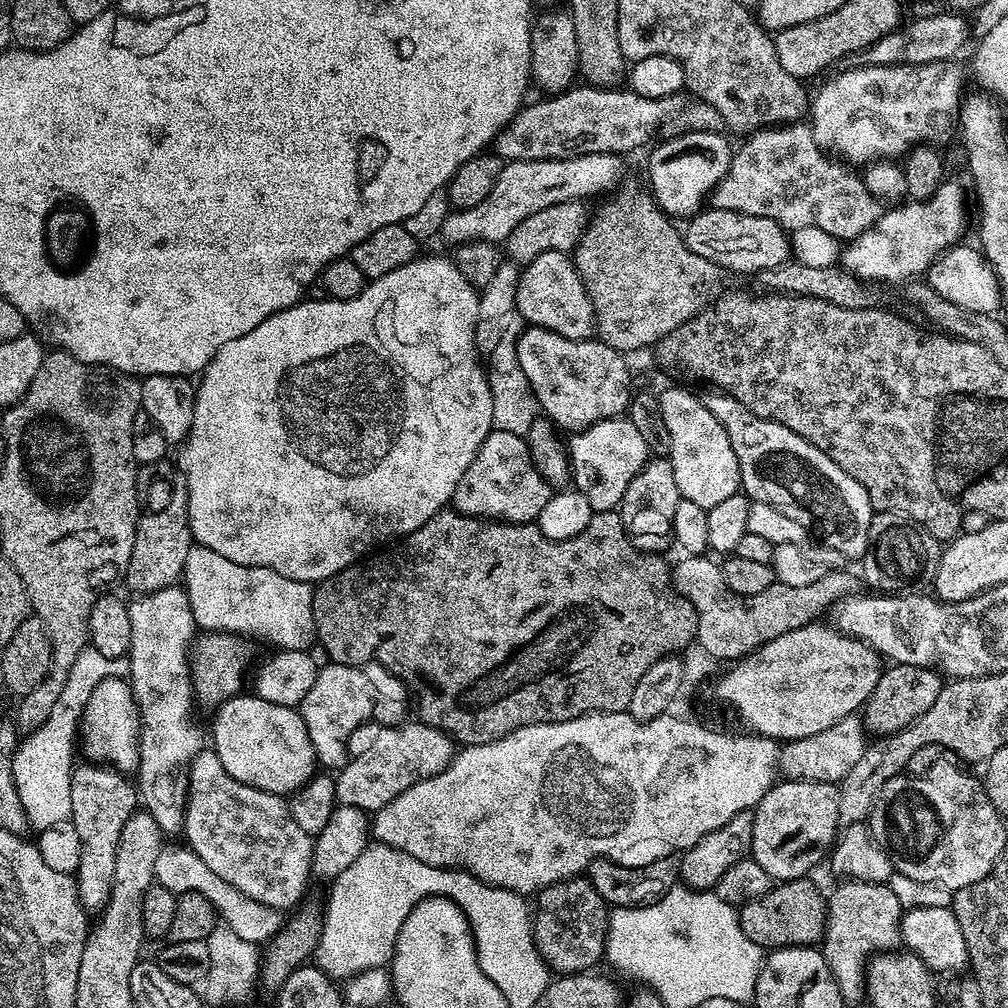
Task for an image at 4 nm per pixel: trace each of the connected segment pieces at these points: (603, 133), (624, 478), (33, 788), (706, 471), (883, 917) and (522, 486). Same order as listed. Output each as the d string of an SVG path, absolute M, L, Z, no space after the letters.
M573 86L567 92L540 98L537 104L525 103L516 116L502 129L492 141L490 148L495 155L505 162L521 160L565 160L582 154L629 154L640 148L659 128L663 129L668 121L686 107L683 95L666 98L642 98L642 94L618 88L594 88L591 86Z
M615 416L609 420L600 420L582 432L573 432L567 439L569 439L566 440L566 451L570 480L576 491L586 494L593 513L619 509L620 499L626 494L626 486L630 486L630 482L634 482L634 478L642 470L642 466L650 459L646 441L642 439L642 434L638 434L634 422L624 416Z
M90 646L82 650L82 654L78 654L78 658L74 658L74 664L70 666L70 672L66 678L66 682L62 686L62 694L58 697L58 702L50 712L50 716L33 732L25 735L17 746L16 753L11 753L12 774L16 783L18 798L22 800L22 806L26 812L26 818L29 825L33 829L39 830L46 826L54 826L57 822L66 822L71 820L70 814L70 786L72 785L72 769L74 767L74 759L72 760L72 742L77 741L78 725L81 723L84 715L84 707L90 698L90 694L94 690L94 686L98 682L110 678L111 676L119 676L121 678L128 676L127 659L121 658L111 660L102 654L98 654L98 650L94 650Z
M668 388L659 393L662 406L662 418L670 430L670 446L672 447L670 459L674 466L674 482L678 482L681 497L690 502L695 502L703 508L718 506L726 498L737 495L741 491L740 471L738 458L734 458L734 446L730 446L730 438L726 438L726 430L710 410L706 410L703 399L684 388Z
M839 881L840 885L826 896L826 926L822 941L824 964L830 966L833 982L838 986L841 1001L864 1004L866 1000L866 969L873 954L893 951L901 943L900 917L902 907L888 883Z
M494 430L488 435L486 442L482 442L474 462L470 462L470 470L462 474L462 482L458 482L450 504L455 511L464 516L479 516L485 520L499 520L505 524L530 524L538 514L542 514L542 506L550 502L553 491L553 485L547 482L536 468L527 439L518 434L510 434L506 430Z

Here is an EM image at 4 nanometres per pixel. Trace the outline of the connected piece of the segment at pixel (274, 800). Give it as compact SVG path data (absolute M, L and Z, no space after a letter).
M201 750L188 766L188 805L184 807L182 836L188 839L185 840L187 847L192 848L194 854L198 854L198 858L202 858L202 862L222 878L222 882L230 882L234 890L242 890L246 898L254 898L254 902L281 910L295 909L303 901L300 899L312 876L313 837L294 822L285 797L230 778L230 774L226 774L226 766L218 762L218 754L214 751Z

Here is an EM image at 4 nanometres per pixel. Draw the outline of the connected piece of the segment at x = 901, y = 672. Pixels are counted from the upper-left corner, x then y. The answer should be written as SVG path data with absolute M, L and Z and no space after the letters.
M892 664L881 671L876 689L870 694L870 698L864 703L862 719L864 727L873 737L889 736L914 722L930 706L934 704L934 698L943 690L945 681L941 673L934 668L922 666L910 666L909 664Z

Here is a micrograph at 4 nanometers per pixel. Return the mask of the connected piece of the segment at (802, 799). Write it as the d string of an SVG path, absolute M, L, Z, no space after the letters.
M787 778L781 779L779 782L773 784L772 788L760 799L759 804L755 809L756 817L754 818L754 830L752 831L752 850L750 853L751 859L758 862L758 866L762 866L762 870L766 870L766 874L772 876L773 881L783 882L785 880L802 880L809 875L808 871L819 862L820 859L829 855L830 849L836 842L838 829L841 827L838 822L838 788L835 784L819 784L813 780L789 780Z

